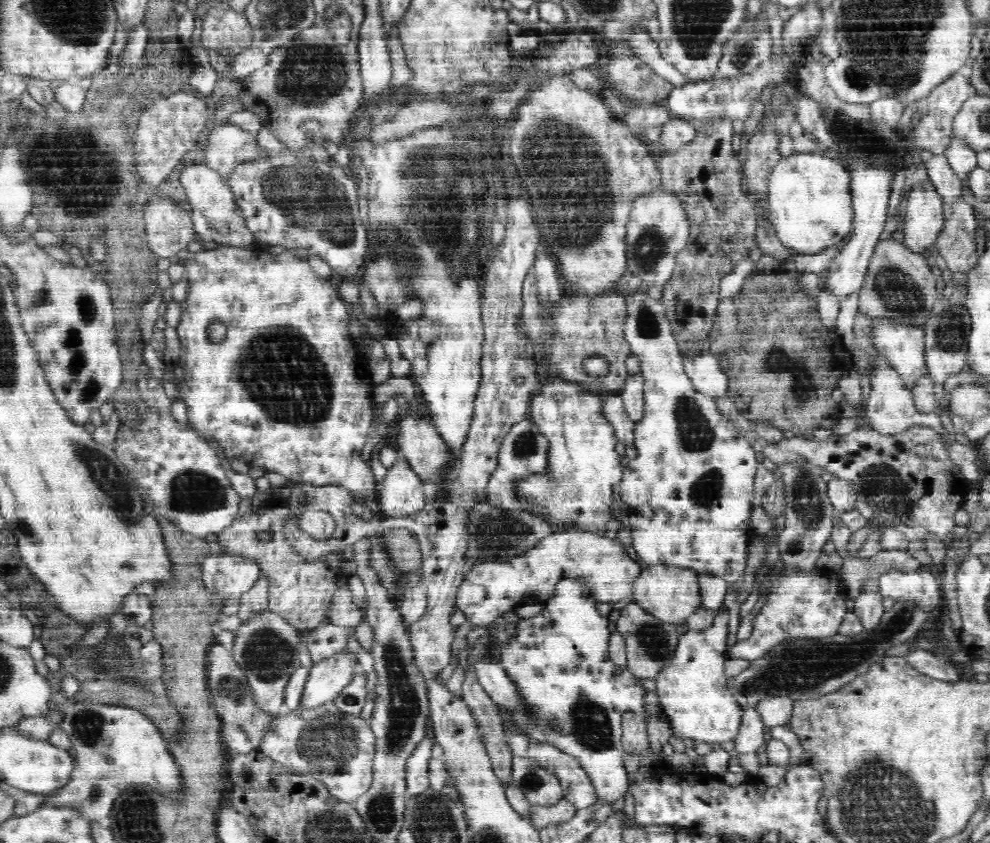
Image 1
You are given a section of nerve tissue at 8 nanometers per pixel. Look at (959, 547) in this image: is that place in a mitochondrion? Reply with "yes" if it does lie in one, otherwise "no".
no

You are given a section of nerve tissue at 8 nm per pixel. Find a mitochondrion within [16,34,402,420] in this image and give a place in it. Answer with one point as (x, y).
(83, 179)

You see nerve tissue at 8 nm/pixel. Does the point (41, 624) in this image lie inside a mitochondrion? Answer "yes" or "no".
no

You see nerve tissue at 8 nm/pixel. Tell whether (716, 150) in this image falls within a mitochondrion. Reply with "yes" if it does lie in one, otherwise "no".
no

